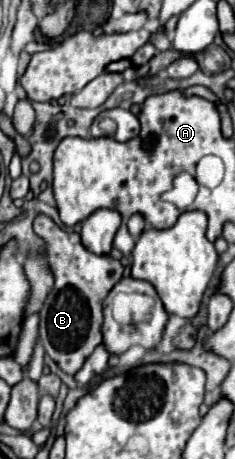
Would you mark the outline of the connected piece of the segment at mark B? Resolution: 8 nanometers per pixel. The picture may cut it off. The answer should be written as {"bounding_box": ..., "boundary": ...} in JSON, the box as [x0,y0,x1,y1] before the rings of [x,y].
{"bounding_box":[34,216,124,376],"boundary":[[[38,216],[34,220],[34,232],[44,238],[48,264],[56,276],[54,290],[40,310],[40,342],[58,368],[74,376],[94,348],[102,344],[102,300],[122,278],[124,268],[110,254],[98,256],[86,250],[80,242],[80,234],[60,230],[48,216]]]}

